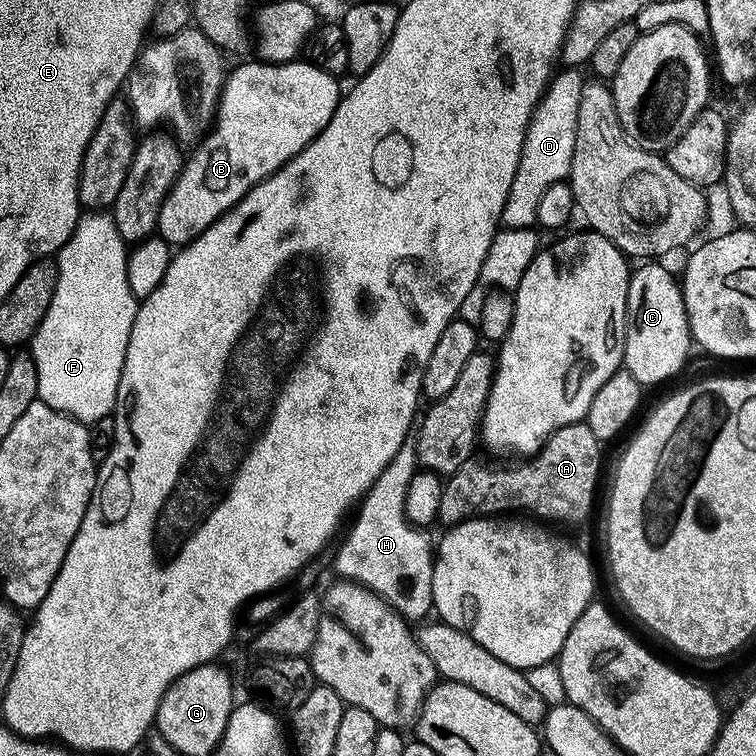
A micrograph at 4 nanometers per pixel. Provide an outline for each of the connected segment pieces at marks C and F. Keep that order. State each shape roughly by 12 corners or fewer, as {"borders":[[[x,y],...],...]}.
{"borders":[[[660,262],[628,277],[623,367],[641,386],[694,348],[684,289]],[[107,211],[55,257],[37,397],[113,415],[138,298]]]}

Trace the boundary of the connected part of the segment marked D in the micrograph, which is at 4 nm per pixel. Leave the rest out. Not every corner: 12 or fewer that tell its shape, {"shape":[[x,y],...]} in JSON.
{"shape":[[566,66],[536,107],[501,221],[536,222],[573,162],[586,83]]}

